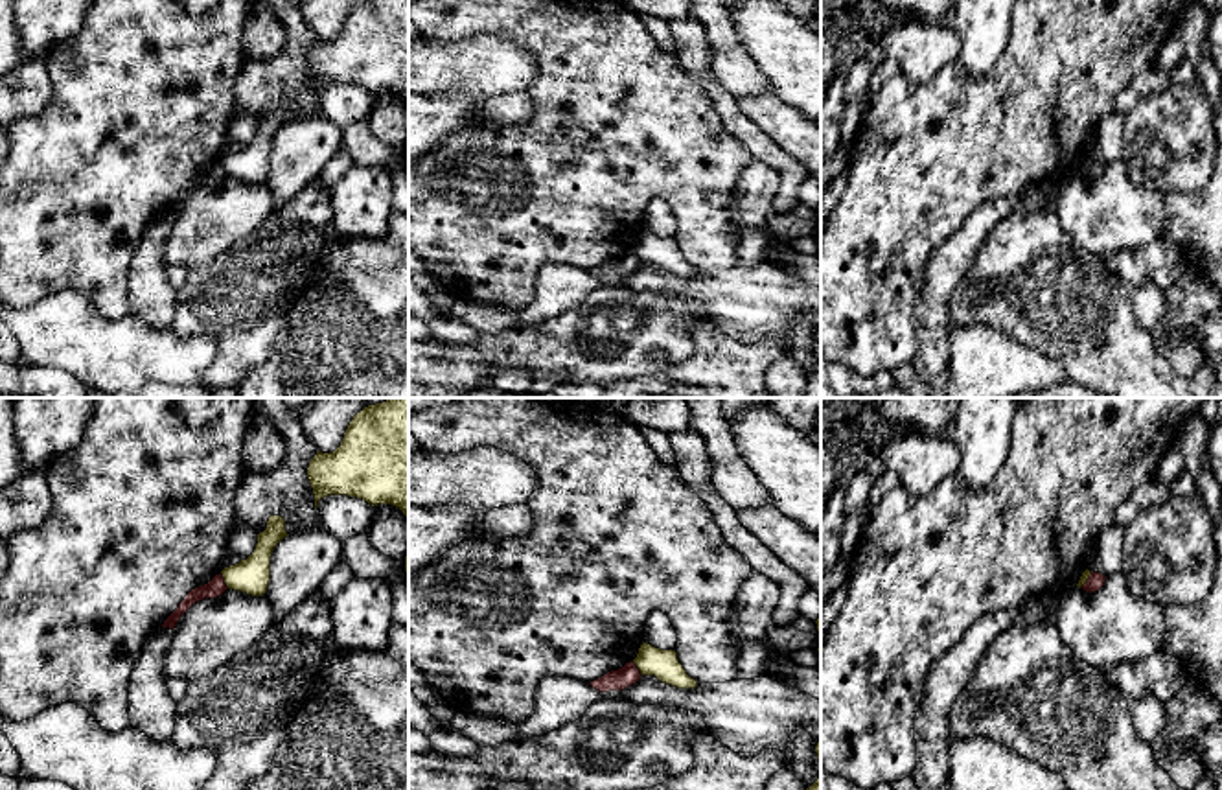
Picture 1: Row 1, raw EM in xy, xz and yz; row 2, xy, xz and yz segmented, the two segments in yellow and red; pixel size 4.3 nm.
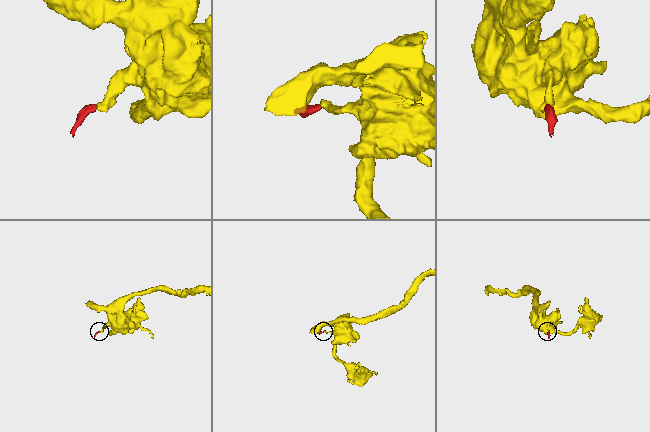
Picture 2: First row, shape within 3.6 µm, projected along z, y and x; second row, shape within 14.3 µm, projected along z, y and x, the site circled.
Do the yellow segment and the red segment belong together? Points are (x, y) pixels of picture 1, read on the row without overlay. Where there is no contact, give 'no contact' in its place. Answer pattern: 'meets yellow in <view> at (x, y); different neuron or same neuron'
meets yellow in xy at (225, 168); different neuron

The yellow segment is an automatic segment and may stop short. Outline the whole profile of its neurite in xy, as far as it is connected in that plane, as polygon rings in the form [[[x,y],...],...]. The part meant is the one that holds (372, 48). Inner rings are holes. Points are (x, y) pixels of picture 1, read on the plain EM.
[[[357,0],[333,41],[317,39],[307,66],[315,96],[328,83],[348,83],[372,94],[392,92],[409,109],[409,0]]]

